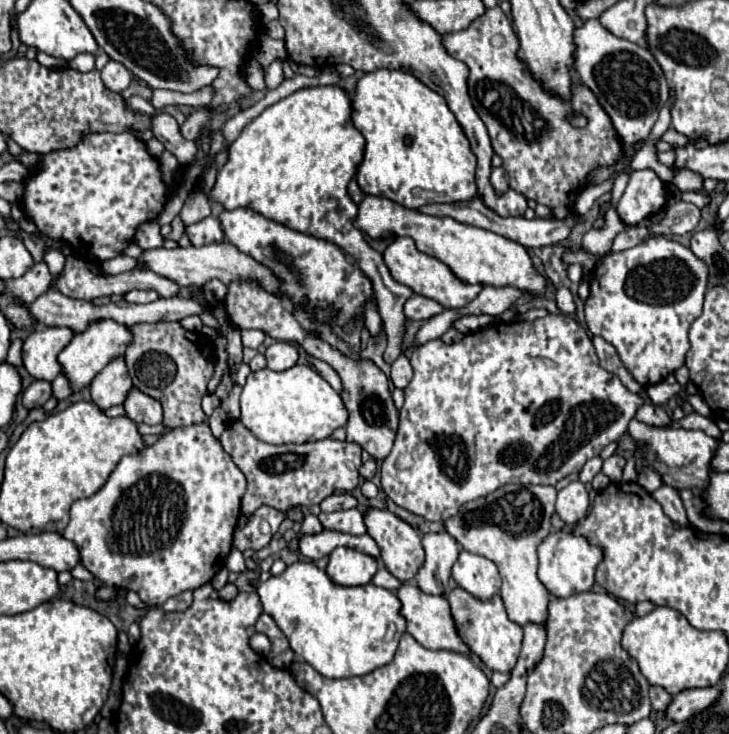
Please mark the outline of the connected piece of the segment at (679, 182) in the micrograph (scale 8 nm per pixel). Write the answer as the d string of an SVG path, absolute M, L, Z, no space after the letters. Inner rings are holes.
M679 170L679 172L675 172L675 174L677 174L677 176L673 178L673 184L675 184L681 192L687 192L687 190L701 190L703 178L701 178L701 176L695 176L695 172Z

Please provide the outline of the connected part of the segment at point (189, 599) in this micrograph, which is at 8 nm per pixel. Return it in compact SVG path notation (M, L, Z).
M181 592L179 596L173 596L169 598L165 604L163 604L163 610L165 612L185 612L189 606L193 604L193 592Z

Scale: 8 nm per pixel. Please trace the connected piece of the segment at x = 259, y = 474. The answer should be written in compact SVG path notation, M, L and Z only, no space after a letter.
M231 420L225 428L225 442L221 442L221 446L247 478L247 492L241 502L241 512L245 514L253 514L261 506L291 510L295 506L319 504L333 492L339 490L349 492L359 484L359 466L361 466L359 444L351 446L351 442L323 438L317 442L275 446L257 440L241 424L241 420Z

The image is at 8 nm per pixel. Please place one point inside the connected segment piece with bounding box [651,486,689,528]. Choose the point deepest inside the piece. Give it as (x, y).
(670, 500)

